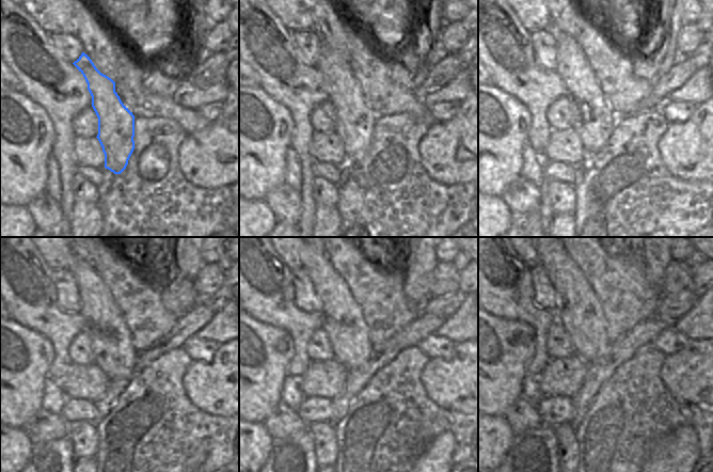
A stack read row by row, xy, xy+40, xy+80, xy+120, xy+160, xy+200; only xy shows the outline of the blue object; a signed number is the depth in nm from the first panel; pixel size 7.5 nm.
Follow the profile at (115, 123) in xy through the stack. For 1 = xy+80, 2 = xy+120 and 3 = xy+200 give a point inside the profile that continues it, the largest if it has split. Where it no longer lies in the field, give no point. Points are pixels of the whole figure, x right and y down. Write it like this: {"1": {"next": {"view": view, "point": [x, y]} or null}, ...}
{"1": {"next": {"view": "xy+80", "point": [596, 121]}}, "2": {"next": {"view": "xy+120", "point": [113, 352]}}, "3": {"next": {"view": "xy+200", "point": [580, 311]}}}

